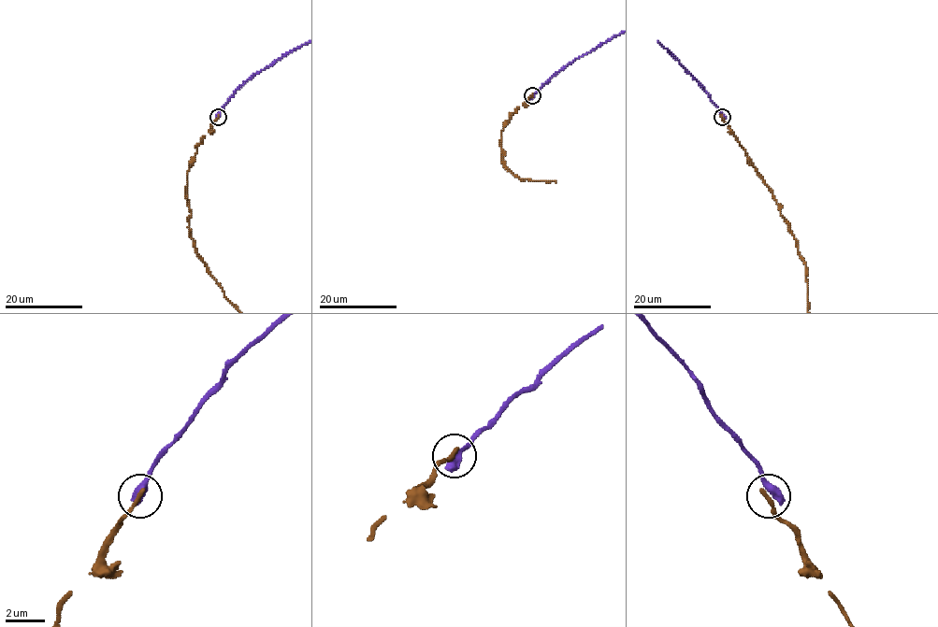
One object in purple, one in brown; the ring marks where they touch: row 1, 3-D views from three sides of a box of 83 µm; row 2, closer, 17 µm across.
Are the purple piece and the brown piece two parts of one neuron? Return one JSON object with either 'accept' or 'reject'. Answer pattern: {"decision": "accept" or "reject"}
{"decision": "reject"}

